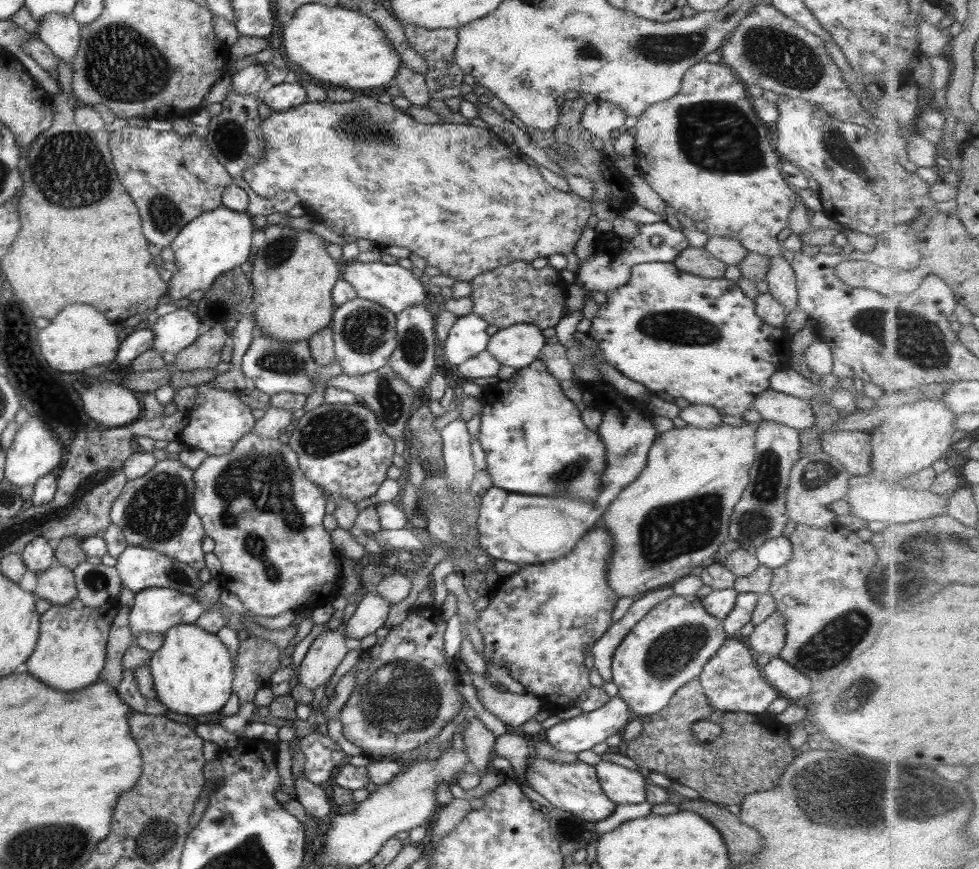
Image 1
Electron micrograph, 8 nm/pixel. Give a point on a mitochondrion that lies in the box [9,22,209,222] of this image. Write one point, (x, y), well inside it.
(68, 169)

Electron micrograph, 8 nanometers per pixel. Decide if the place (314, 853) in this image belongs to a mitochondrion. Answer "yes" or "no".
no

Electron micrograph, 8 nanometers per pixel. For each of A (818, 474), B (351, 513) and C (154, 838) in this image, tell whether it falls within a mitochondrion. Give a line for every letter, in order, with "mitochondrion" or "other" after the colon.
A: mitochondrion
B: other
C: mitochondrion

